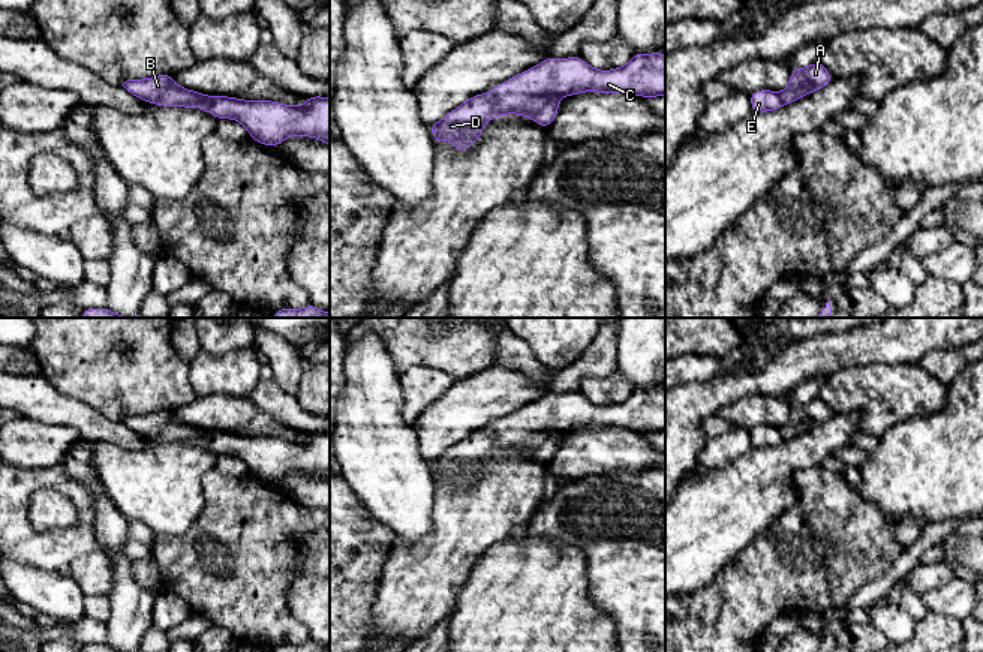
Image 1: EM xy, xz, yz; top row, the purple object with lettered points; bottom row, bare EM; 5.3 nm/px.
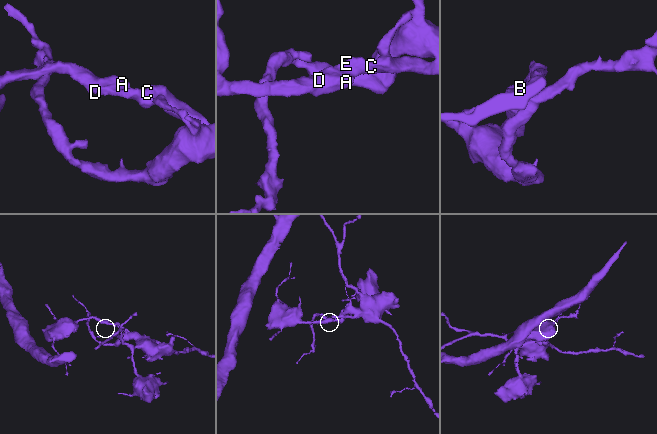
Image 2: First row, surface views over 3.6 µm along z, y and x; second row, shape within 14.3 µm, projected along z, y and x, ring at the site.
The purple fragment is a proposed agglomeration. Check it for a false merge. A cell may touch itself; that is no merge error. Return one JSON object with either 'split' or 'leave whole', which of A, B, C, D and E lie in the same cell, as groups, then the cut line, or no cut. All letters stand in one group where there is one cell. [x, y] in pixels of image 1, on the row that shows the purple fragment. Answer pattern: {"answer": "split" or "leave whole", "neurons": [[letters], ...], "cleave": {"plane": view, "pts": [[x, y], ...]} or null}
{"answer": "leave whole", "neurons": [["A", "B", "C", "D", "E"]], "cleave": null}

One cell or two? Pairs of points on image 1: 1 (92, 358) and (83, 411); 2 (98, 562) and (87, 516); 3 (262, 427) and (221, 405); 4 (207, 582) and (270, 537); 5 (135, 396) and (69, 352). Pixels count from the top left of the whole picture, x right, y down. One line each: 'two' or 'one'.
1: two
2: two
3: one
4: one
5: one

